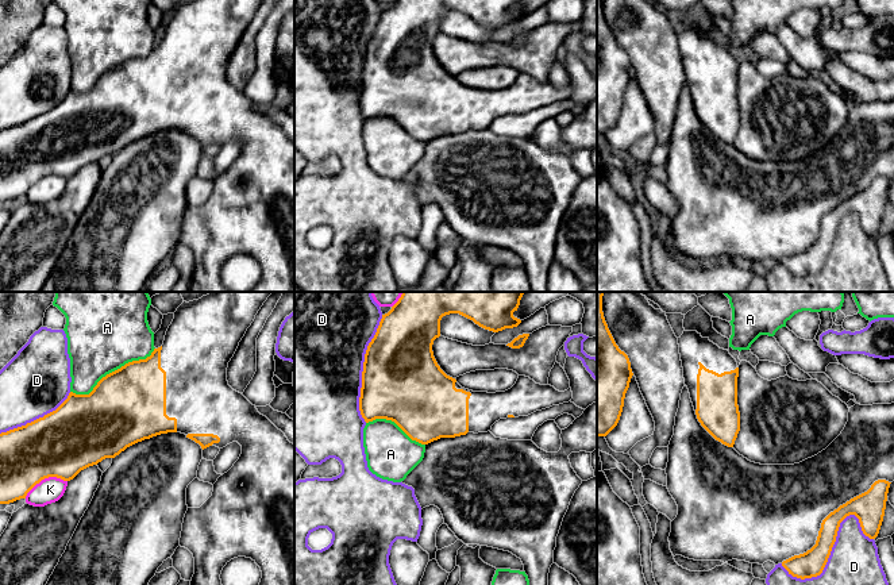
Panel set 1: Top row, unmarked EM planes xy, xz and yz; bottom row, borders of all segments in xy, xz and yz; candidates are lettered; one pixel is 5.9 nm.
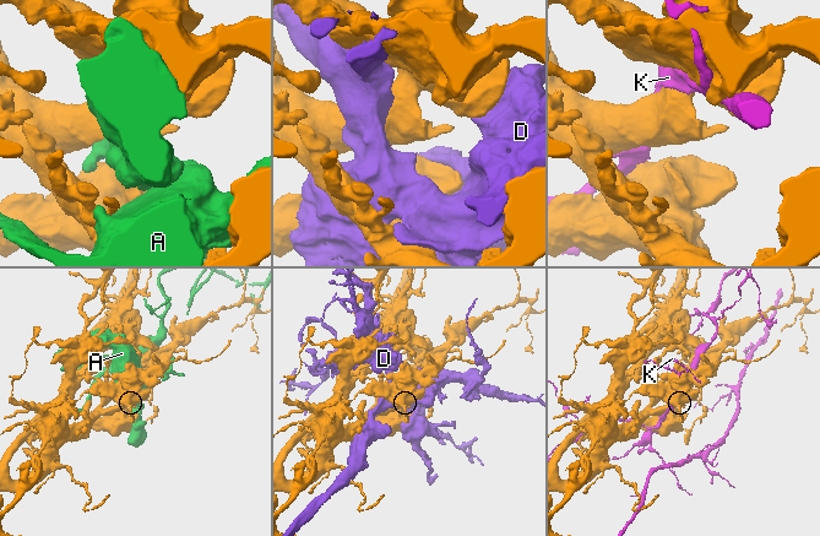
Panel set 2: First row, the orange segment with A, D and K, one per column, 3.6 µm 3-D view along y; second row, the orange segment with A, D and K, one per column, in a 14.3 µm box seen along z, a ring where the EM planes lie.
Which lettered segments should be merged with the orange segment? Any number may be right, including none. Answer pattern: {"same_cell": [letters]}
{"same_cell": []}

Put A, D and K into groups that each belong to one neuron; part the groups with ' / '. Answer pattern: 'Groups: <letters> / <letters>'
Groups: A / D / K

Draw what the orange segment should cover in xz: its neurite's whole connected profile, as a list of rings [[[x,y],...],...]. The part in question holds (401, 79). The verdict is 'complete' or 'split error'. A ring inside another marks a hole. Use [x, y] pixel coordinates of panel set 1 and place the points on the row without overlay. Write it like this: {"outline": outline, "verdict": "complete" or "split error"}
{"outline": [[[396,0],[382,12],[365,51],[359,95],[359,108],[365,119],[392,118],[412,138],[428,142],[440,135],[488,130],[500,116],[528,113],[571,99],[571,85],[559,89],[551,82],[536,81],[525,73],[519,73],[516,81],[505,89],[473,89],[462,85],[438,62],[432,42],[440,34],[443,14],[459,11],[485,27],[498,30],[521,20],[513,14],[519,3],[520,0]]], "verdict": "split error"}

